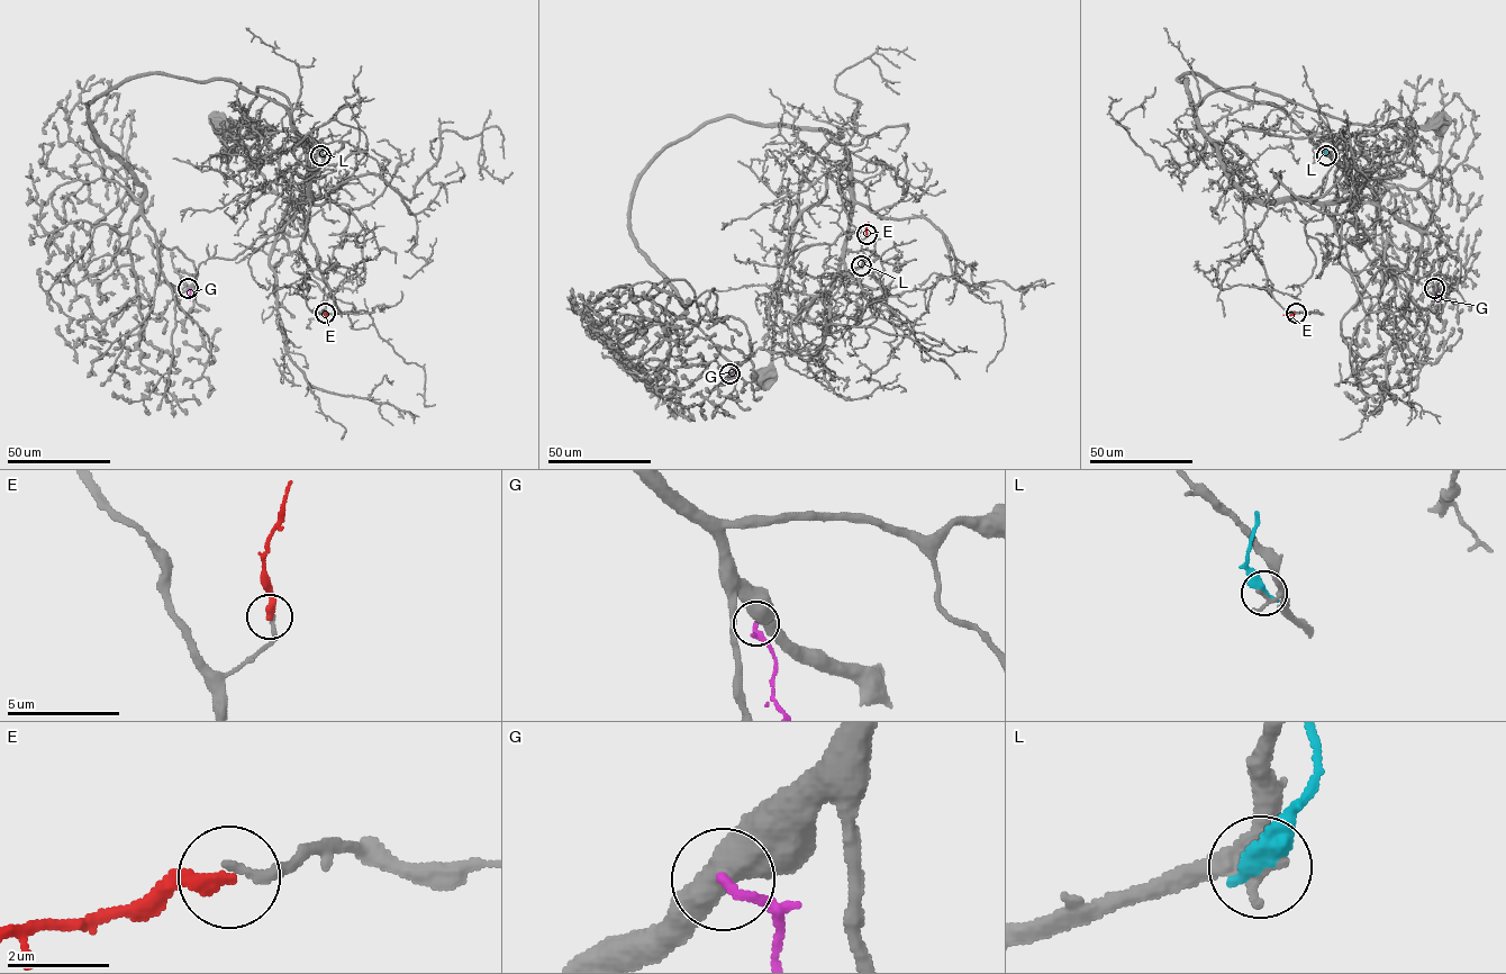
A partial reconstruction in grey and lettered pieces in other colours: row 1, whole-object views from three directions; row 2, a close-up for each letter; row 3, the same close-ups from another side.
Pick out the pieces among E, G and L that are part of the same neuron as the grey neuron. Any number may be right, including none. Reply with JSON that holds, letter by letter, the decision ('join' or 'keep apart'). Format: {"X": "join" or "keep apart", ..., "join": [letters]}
{"E": "keep apart", "G": "keep apart", "L": "keep apart", "join": []}

